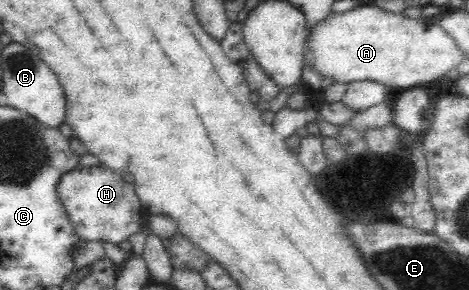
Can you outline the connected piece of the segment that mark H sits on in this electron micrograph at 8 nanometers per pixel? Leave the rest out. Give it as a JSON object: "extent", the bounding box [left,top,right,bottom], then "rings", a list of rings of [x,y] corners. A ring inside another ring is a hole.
{"extent":[56,164,145,244],"rings":[[[103,164],[69,170],[56,188],[57,198],[80,239],[120,244],[141,228],[145,208],[134,187]]]}

